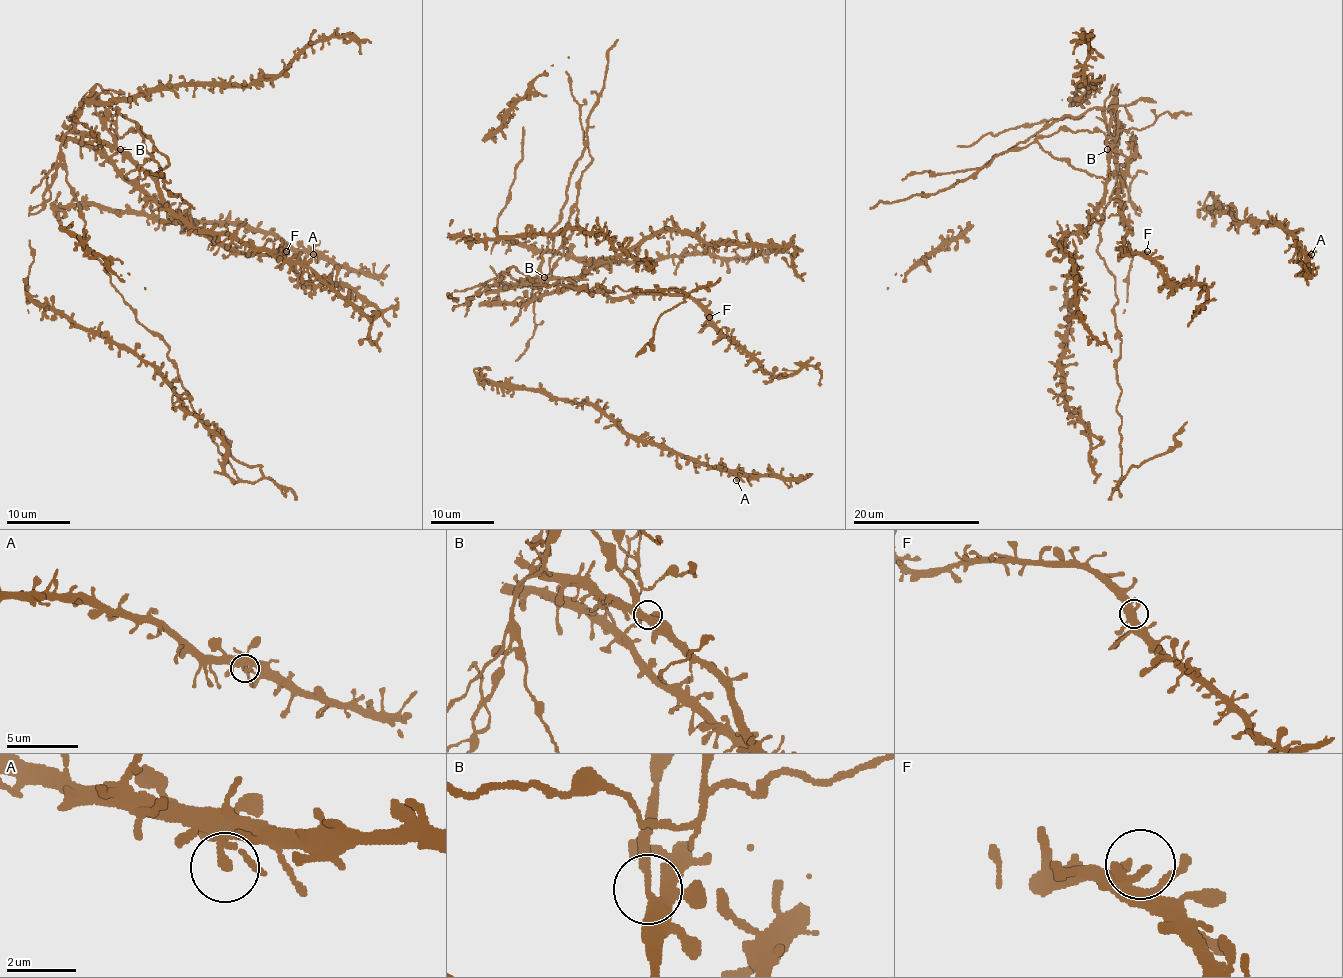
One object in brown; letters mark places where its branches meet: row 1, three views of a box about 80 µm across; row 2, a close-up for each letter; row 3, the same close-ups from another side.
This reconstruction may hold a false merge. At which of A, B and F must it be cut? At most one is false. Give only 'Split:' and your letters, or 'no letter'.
Split: B

